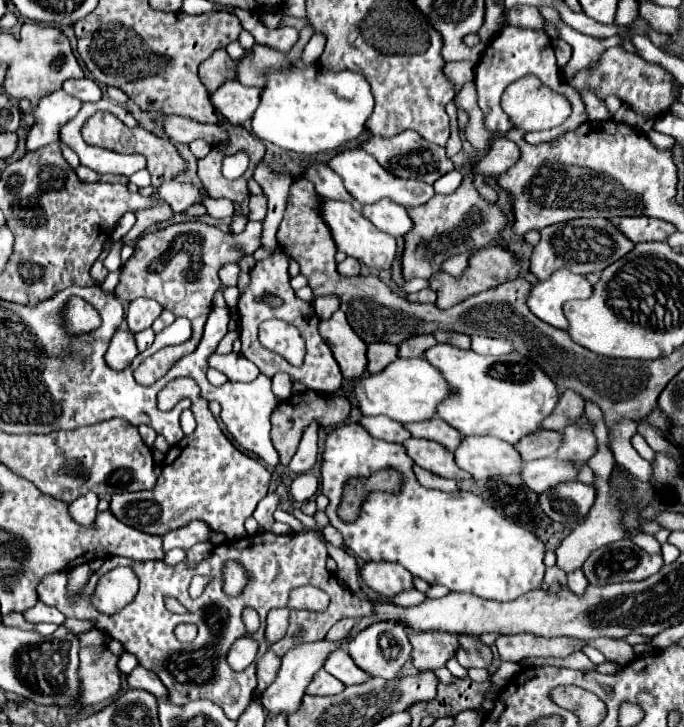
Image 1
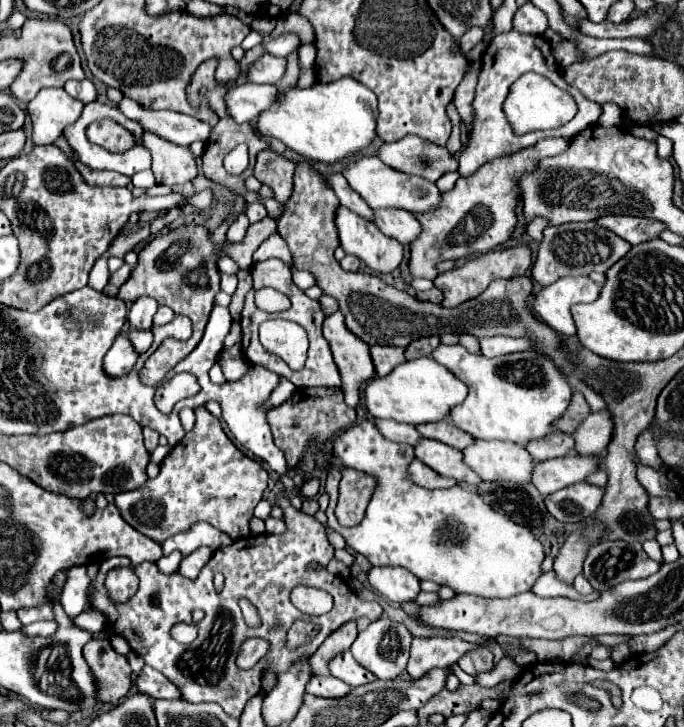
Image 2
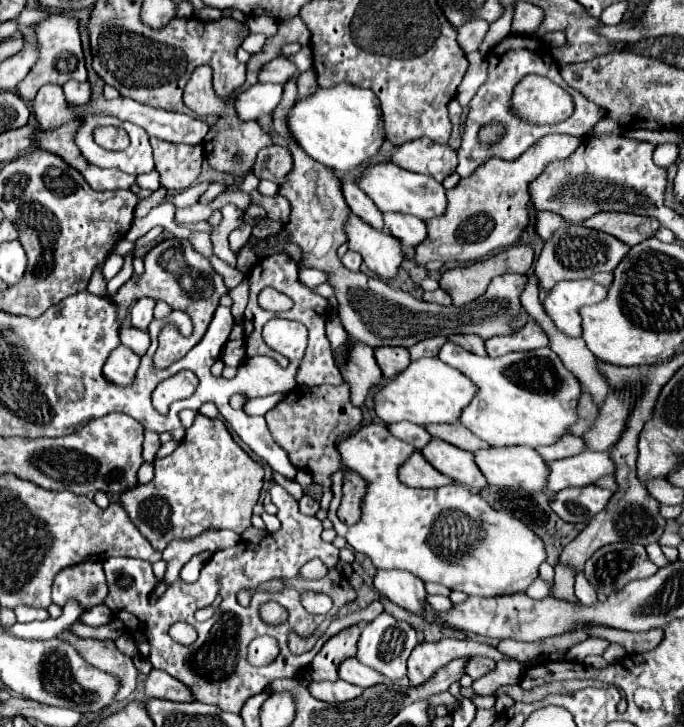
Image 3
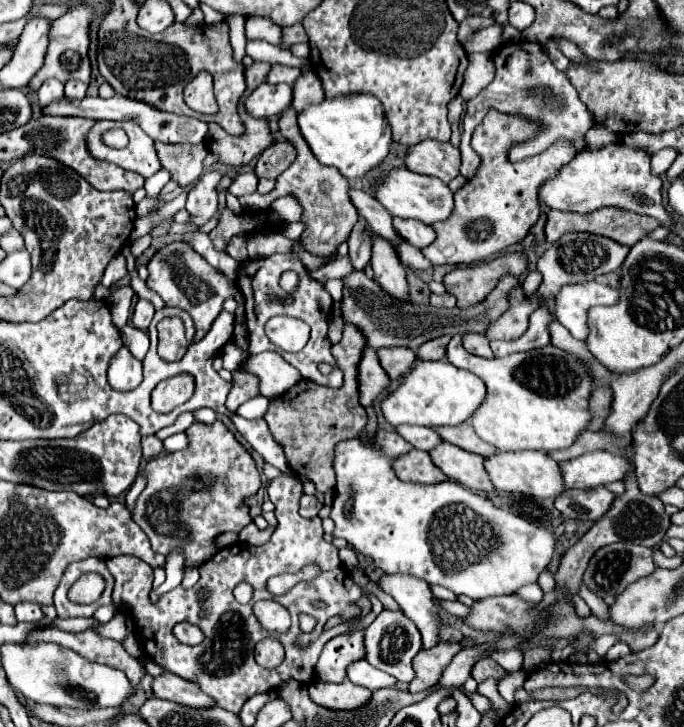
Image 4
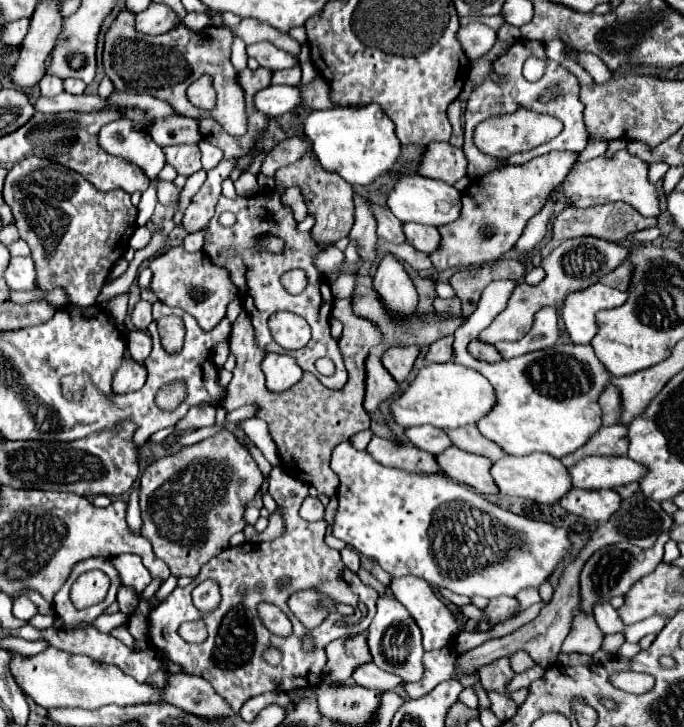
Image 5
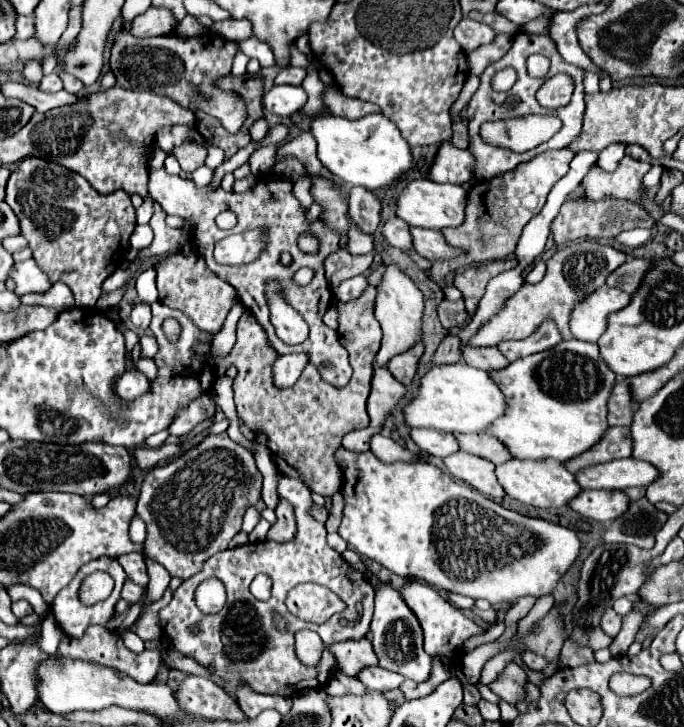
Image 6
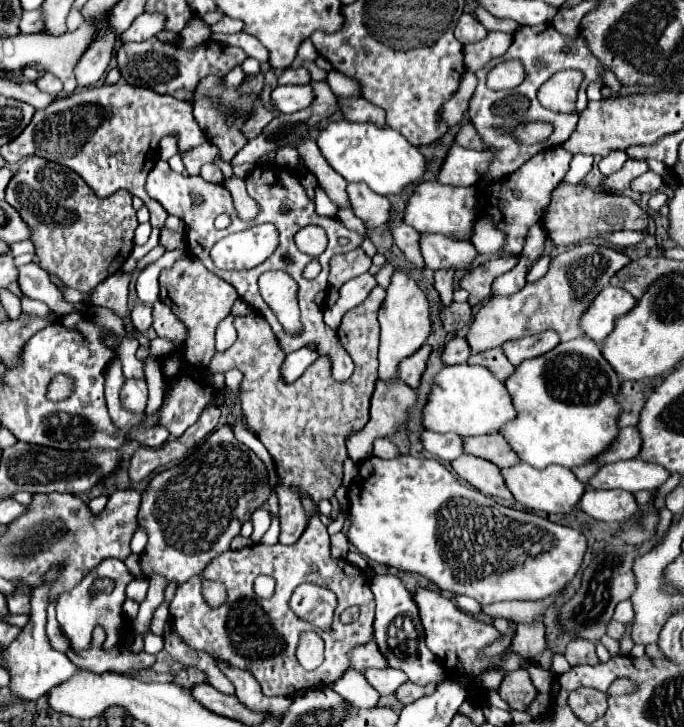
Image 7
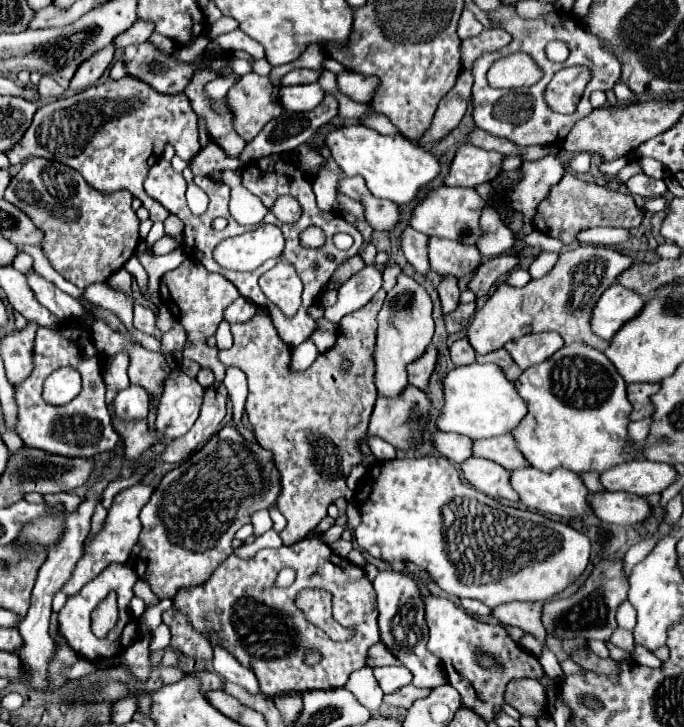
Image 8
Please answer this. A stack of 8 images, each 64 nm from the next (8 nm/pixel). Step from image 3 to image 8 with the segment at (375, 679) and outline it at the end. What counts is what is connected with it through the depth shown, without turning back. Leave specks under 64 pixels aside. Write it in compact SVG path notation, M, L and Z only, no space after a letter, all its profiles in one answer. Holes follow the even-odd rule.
M386 666L386 668L374 668L374 678L384 694L392 694L398 688L412 682L412 674L408 668L402 666Z

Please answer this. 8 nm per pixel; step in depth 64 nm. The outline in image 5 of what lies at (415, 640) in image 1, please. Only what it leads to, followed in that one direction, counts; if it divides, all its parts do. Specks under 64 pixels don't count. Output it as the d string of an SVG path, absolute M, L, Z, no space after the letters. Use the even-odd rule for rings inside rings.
M454 646L426 652L424 654L424 676L422 676L422 680L406 684L408 698L420 698L420 696L428 694L430 690L434 690L440 682L452 678L454 662L456 662L456 648ZM516 652L516 654L506 656L506 658L508 658L510 668L512 668L514 672L524 672L524 670L528 670L528 668L534 666L534 662L532 662L524 652Z

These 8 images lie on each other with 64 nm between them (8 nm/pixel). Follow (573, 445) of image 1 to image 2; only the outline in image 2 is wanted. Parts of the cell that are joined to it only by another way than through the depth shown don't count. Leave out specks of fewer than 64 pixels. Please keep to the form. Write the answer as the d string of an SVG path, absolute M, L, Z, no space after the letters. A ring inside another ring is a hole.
M602 410L598 414L590 414L576 432L572 432L572 438L576 440L574 452L580 456L594 456L604 452L606 444L612 436L612 420L608 410Z

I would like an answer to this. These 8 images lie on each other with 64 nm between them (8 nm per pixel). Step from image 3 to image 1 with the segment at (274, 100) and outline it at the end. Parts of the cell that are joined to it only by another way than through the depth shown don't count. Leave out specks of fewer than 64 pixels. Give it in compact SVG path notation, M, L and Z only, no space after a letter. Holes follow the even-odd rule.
M226 80L214 94L210 94L210 102L218 116L222 116L228 124L240 126L250 120L258 108L260 88L242 86L238 80Z

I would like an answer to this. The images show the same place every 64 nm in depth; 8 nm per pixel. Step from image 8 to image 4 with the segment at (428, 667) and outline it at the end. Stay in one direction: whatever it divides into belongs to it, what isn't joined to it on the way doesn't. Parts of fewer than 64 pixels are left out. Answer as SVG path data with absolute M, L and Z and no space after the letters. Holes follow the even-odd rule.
M382 610L378 614L378 618L364 630L364 648L366 648L366 662L376 666L378 670L388 672L390 676L394 676L398 682L410 682L414 678L414 670L412 670L412 658L418 654L418 650L422 648L420 642L420 632L416 628L416 624L412 620L408 620L402 612L390 612L390 610Z

